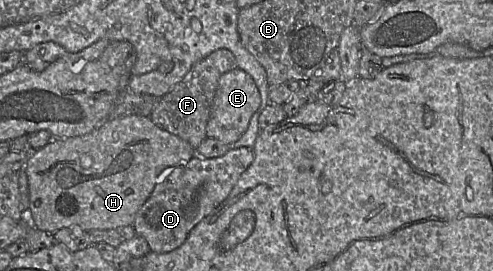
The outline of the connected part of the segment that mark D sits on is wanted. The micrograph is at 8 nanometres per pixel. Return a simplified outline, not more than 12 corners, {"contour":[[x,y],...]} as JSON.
{"contour":[[252,149],[170,168],[133,228],[155,253],[181,246],[230,194]]}

